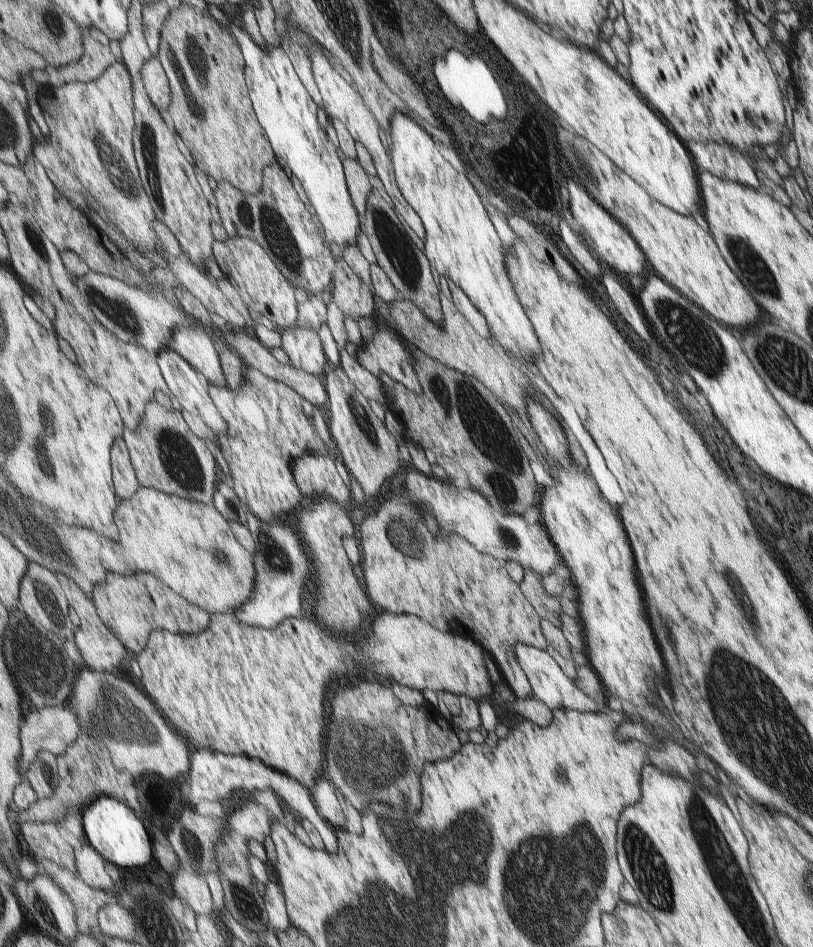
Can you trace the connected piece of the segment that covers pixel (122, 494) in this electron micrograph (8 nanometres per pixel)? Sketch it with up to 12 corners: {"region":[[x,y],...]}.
{"region":[[125,438],[112,455],[117,494],[133,498],[139,482]]}

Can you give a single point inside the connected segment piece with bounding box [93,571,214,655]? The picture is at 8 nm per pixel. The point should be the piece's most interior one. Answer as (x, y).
(134, 606)

